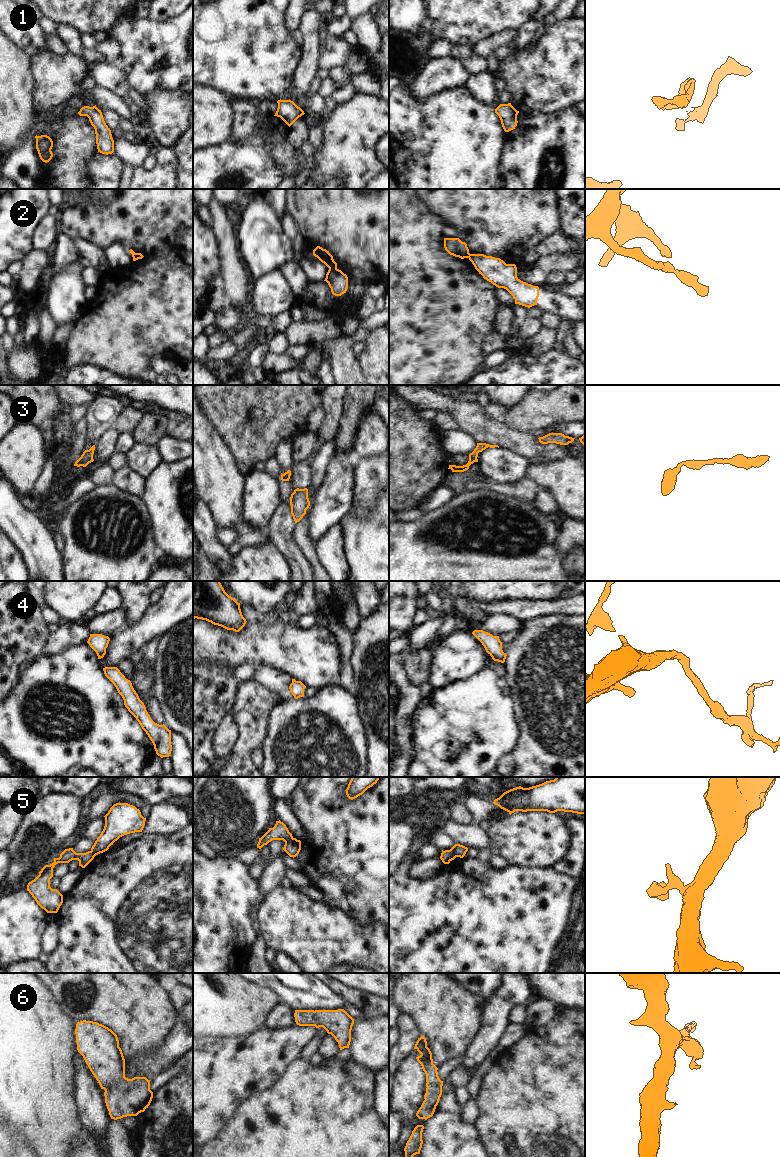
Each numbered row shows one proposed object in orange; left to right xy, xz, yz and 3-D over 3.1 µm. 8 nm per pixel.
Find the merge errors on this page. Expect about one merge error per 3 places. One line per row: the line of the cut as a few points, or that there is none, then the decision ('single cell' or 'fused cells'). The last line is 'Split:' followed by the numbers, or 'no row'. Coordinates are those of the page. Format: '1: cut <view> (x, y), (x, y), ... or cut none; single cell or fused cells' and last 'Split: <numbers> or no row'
1: cut none; single cell
2: cut xz (329, 268), (336, 269); fused cells
3: cut none; single cell
4: cut none; single cell
5: cut yz (449, 850), (456, 856); fused cells
6: cut none; single cell
Split: 2, 5

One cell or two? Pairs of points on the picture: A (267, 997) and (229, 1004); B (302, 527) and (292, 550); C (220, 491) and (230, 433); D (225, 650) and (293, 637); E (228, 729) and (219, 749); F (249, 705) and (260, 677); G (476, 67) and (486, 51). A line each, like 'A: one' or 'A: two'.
A: one
B: two
C: two
D: one
E: one
F: two
G: two

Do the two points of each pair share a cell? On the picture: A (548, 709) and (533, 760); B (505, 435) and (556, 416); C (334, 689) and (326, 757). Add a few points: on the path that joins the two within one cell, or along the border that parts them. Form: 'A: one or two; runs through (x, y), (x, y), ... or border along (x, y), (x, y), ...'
A: one; runs through (548, 722), (548, 745), (546, 747)
B: two; border along (504, 423), (514, 430), (528, 433)
C: one; runs through (334, 706), (332, 714), (327, 721), (326, 740)

